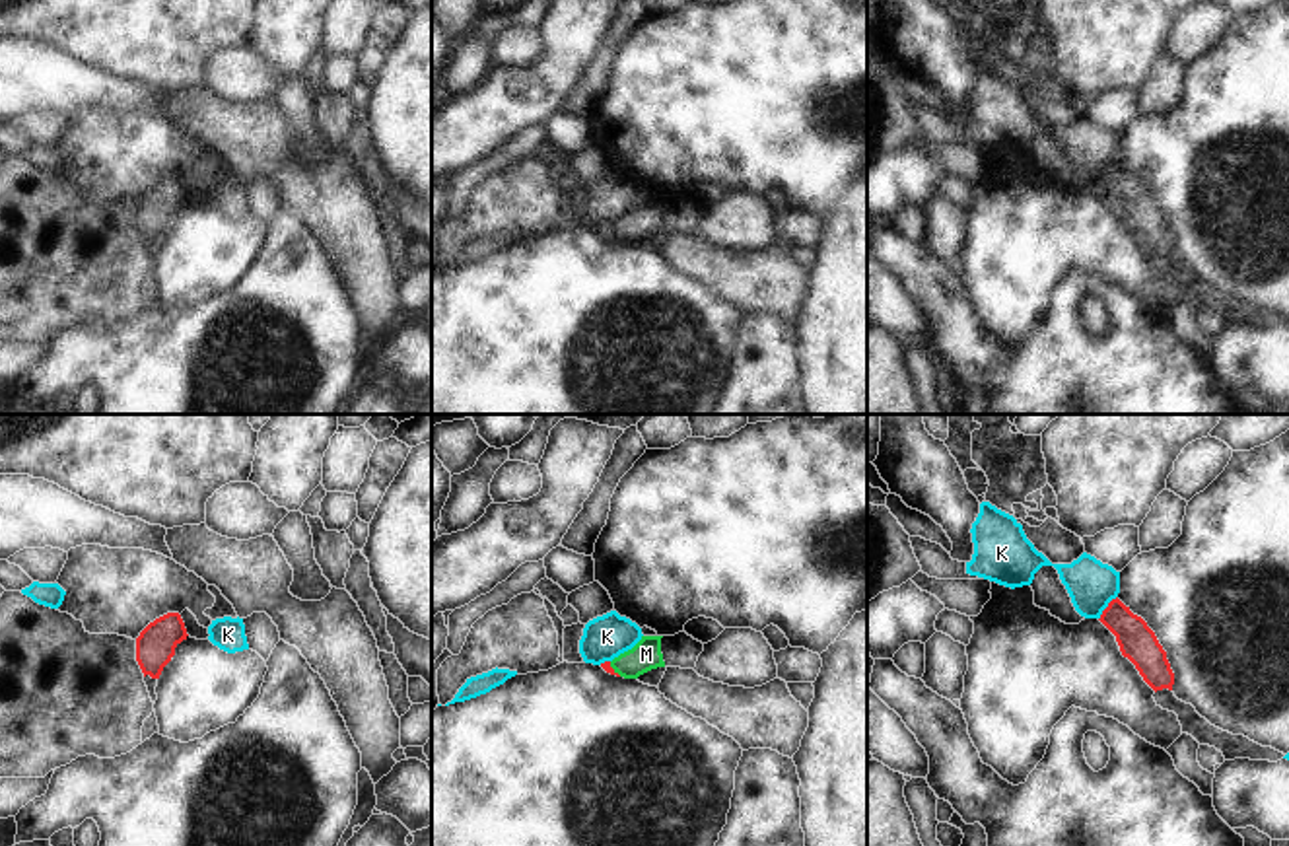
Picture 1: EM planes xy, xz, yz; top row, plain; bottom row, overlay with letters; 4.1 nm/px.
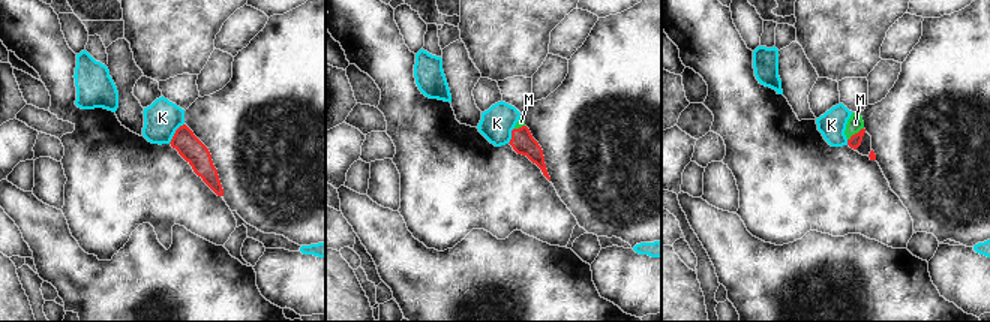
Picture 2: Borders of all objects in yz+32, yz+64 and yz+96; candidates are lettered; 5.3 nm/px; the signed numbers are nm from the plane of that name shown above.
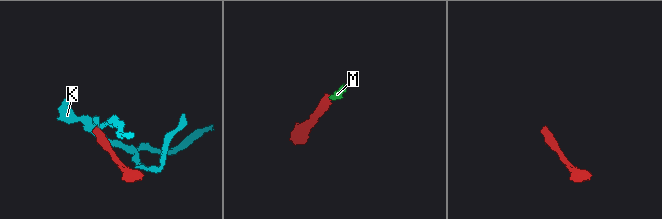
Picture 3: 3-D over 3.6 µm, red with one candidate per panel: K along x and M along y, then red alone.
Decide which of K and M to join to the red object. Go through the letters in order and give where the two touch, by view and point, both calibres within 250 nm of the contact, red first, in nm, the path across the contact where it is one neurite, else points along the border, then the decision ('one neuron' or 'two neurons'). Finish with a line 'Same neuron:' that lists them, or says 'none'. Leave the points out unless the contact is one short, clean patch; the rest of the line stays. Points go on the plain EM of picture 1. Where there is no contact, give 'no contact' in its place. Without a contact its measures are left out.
K: meets red in yz at (1107, 172); 160 nm thick on the red side, 200 nm on the other; border along yz (1116, 160), (1099, 183); two neurons
M: meets red in xz at (613, 234); 40 nm thick on the red side, 120 nm on the other; runs through xz (605, 230), (613, 234), (628, 230), (646, 218); one neuron
Same neuron: M

